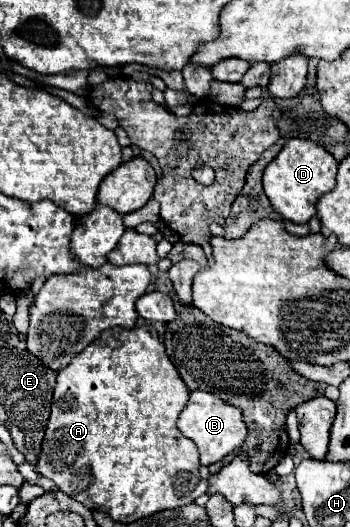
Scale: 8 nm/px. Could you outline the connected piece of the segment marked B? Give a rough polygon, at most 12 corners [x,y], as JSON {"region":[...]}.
{"region":[[204,390],[178,418],[202,466],[248,436],[242,412]]}

